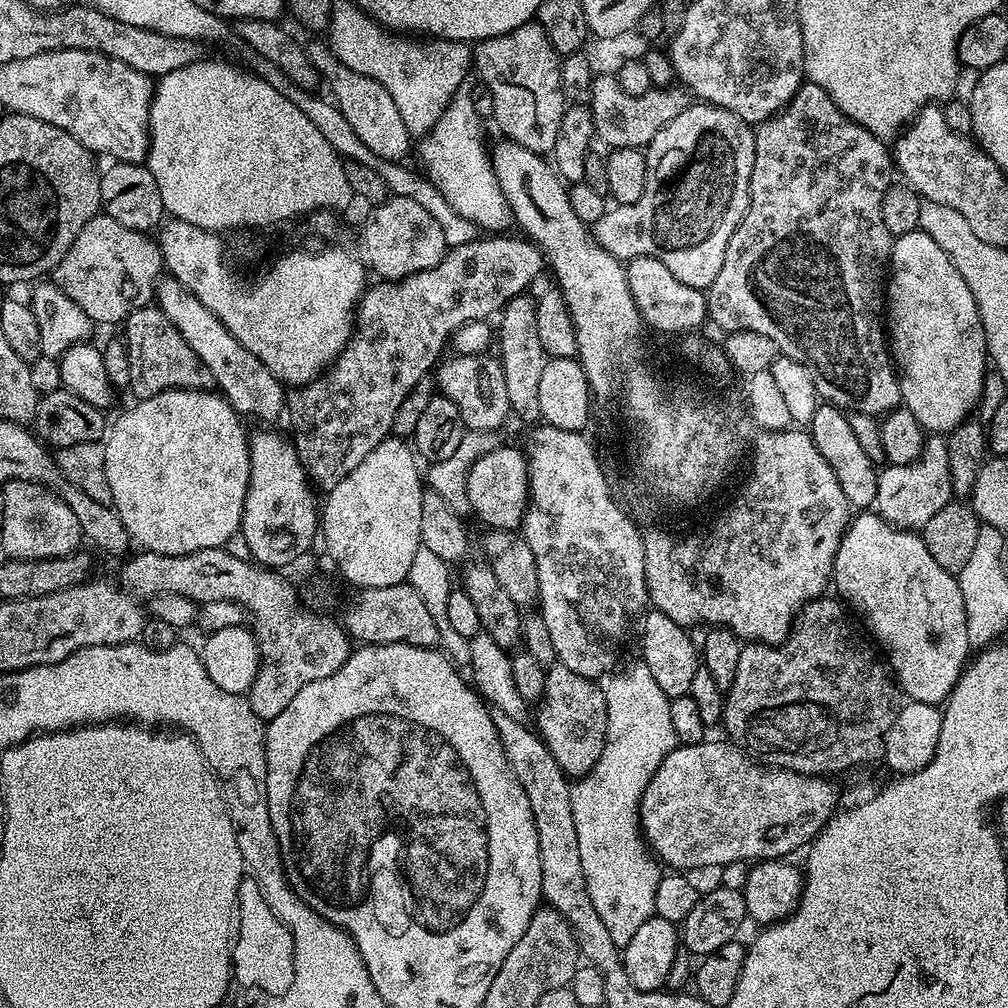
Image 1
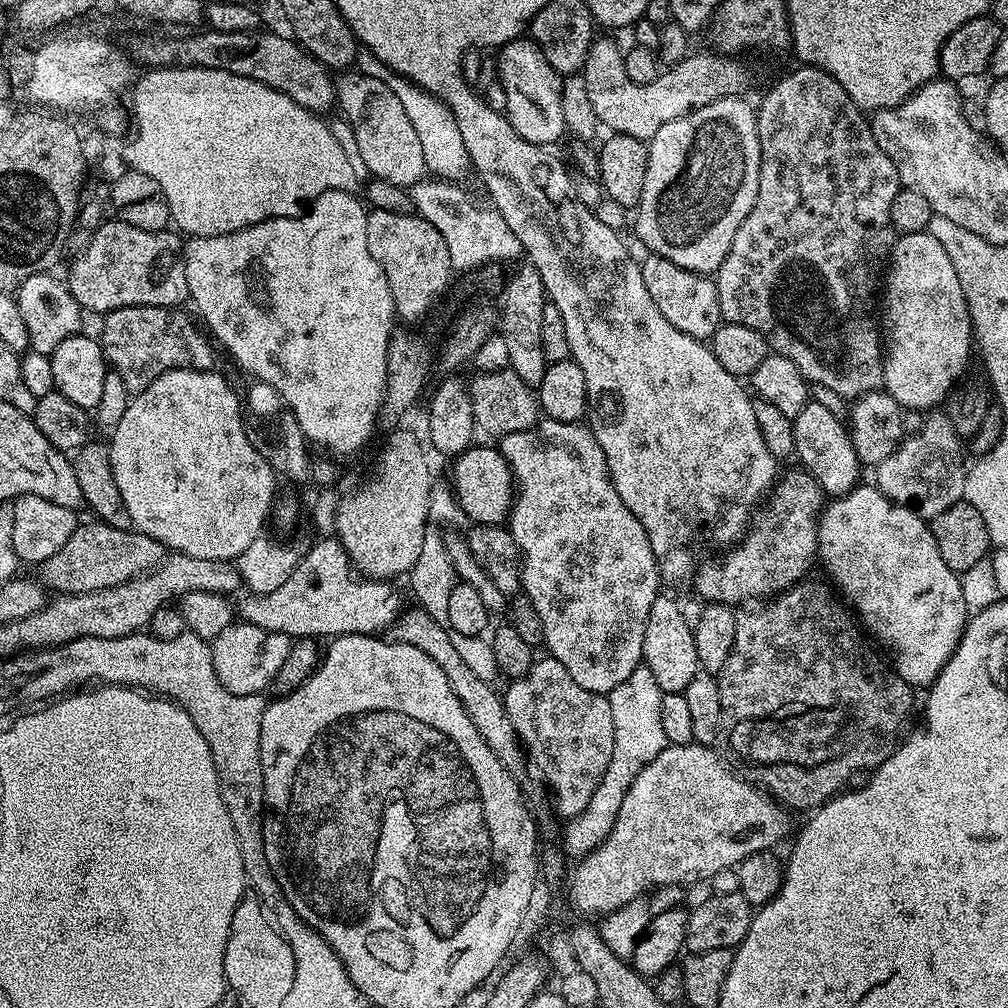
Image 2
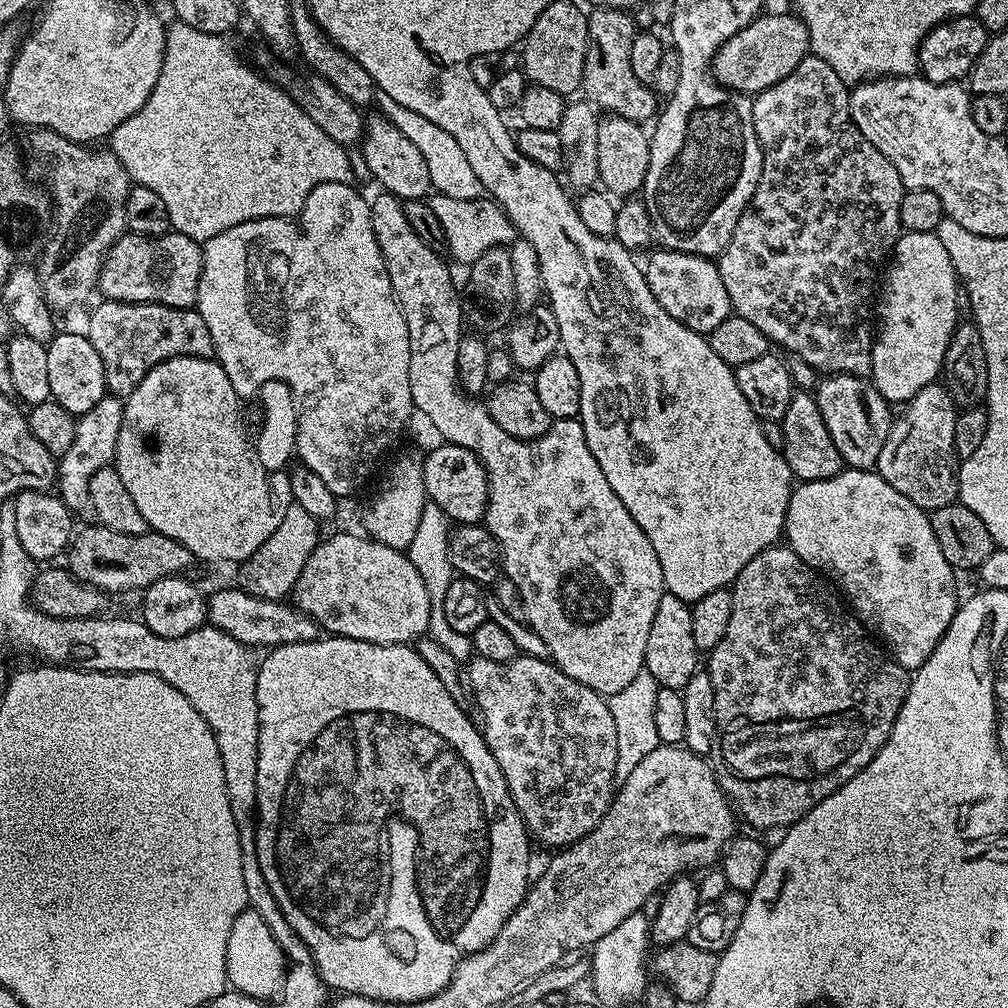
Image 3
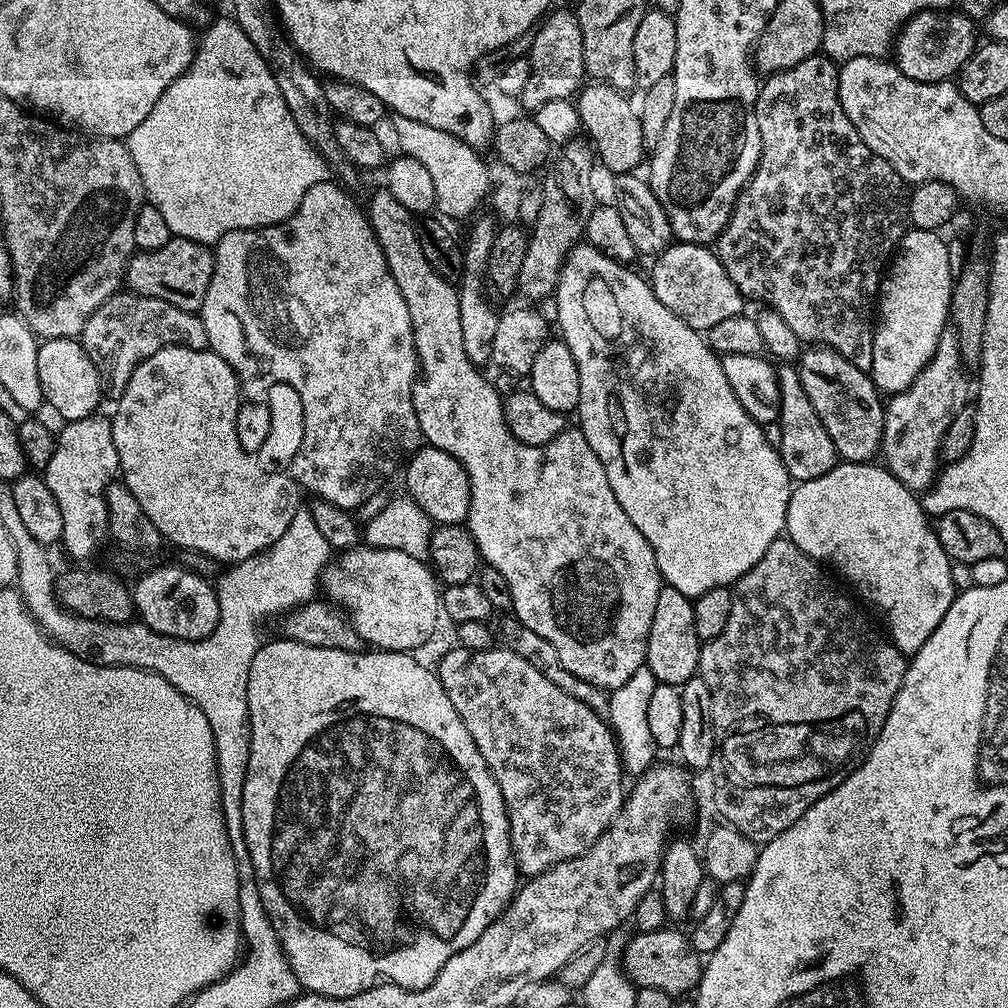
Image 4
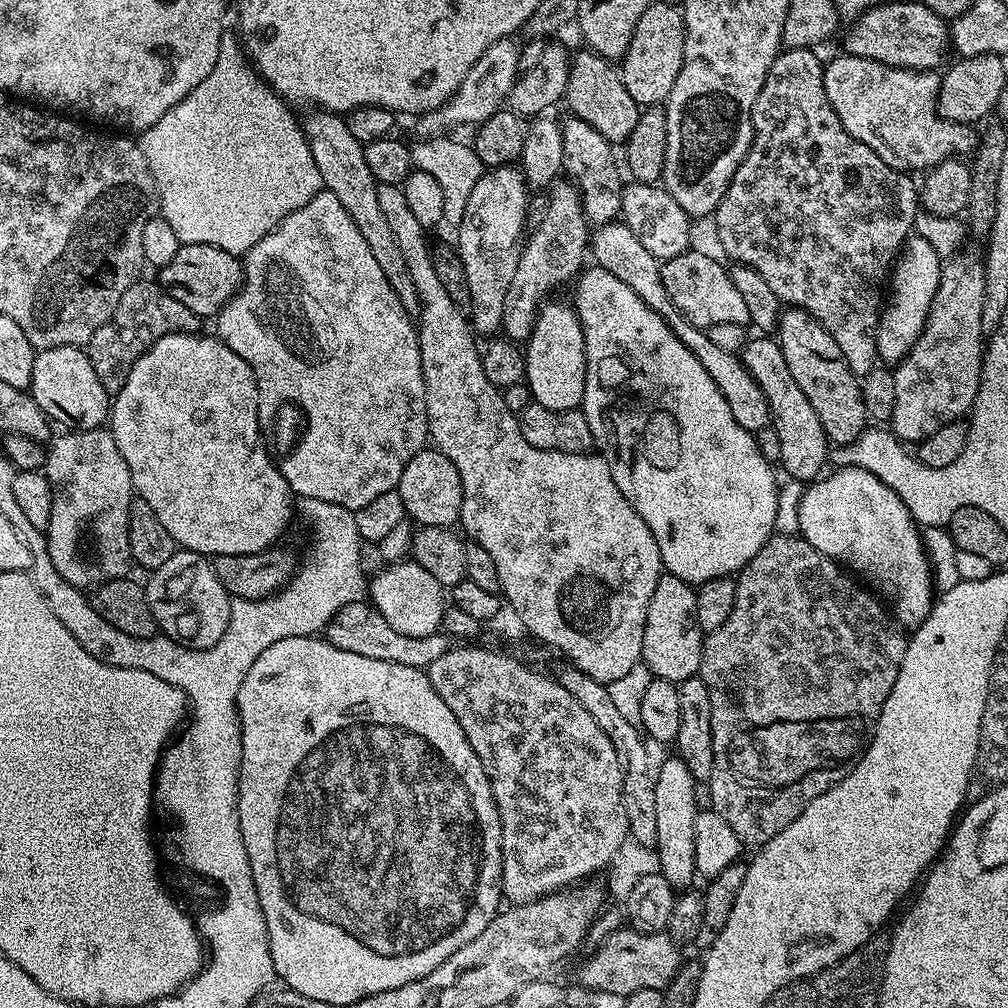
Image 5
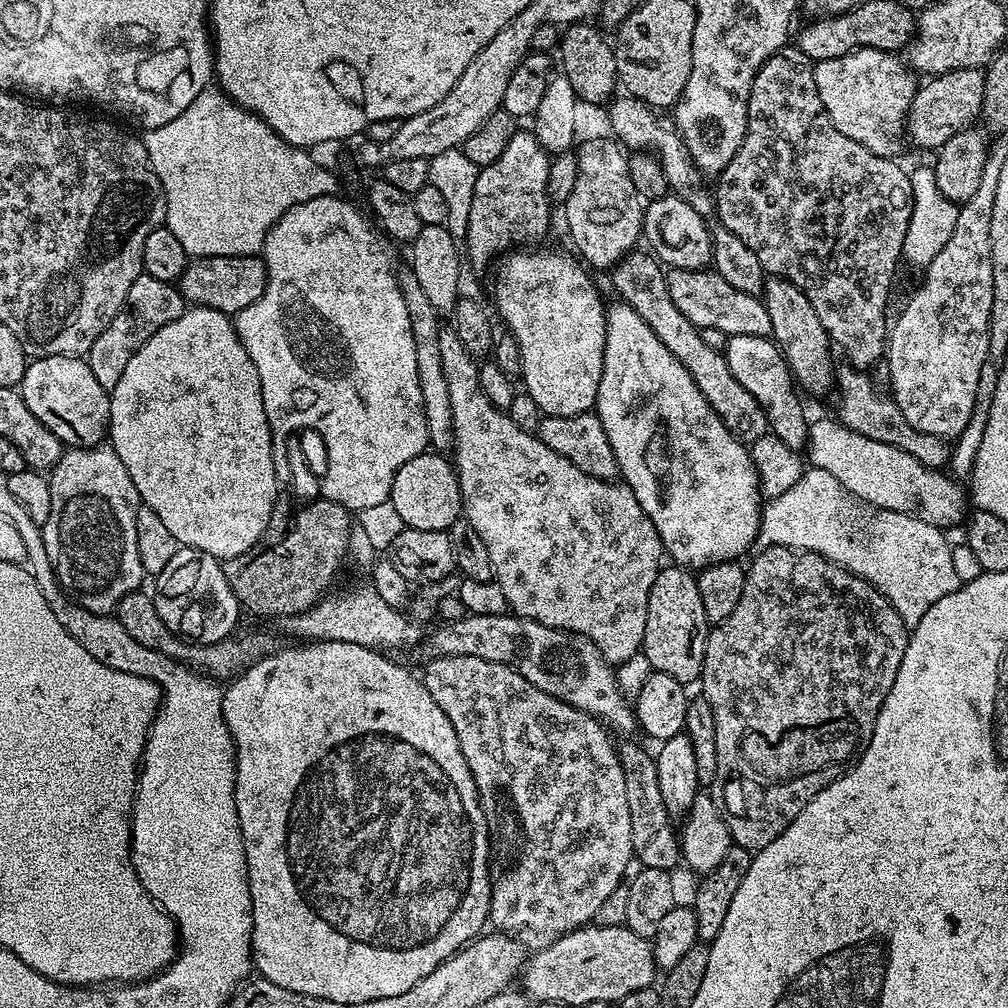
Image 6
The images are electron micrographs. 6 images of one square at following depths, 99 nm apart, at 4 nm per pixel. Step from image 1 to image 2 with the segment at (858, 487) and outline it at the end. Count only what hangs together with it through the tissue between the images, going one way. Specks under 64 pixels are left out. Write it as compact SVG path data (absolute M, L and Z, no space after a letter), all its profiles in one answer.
M809 399L792 419L792 426L795 459L800 459L799 467L816 479L825 497L835 498L854 491L861 483L862 465L845 421L834 418L826 406Z

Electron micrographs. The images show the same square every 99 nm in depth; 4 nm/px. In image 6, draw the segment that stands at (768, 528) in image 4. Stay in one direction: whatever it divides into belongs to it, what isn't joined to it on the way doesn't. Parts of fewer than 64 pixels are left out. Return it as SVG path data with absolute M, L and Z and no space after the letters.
M623 302L615 303L609 303L604 313L606 346L604 347L602 378L598 382L598 398L594 411L596 417L602 422L602 430L606 430L606 438L610 438L610 448L614 450L619 479L632 491L634 498L638 498L638 506L642 506L642 510L648 515L658 534L661 549L666 553L667 559L668 556L672 559L669 561L675 562L681 568L703 570L709 564L736 560L751 544L757 543L760 535L762 493L757 483L756 470L751 462L749 449L741 440L734 438L734 434L730 434L730 430L726 430L722 418L718 418L718 414L712 409L710 402L706 402L702 390L698 390L694 378L690 378L690 370L686 370L686 366L682 366L682 362L678 362L678 358L674 358L674 354L670 354L670 350L666 350L666 346L662 346L658 334L654 334L654 330L650 330L650 326L646 326L646 322L642 322L642 318L638 318L638 310L634 310L629 304Z

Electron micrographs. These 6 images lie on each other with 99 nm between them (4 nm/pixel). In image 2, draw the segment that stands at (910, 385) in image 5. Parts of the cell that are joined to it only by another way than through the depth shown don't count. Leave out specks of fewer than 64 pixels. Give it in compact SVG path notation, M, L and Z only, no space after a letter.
M932 416L916 433L905 435L903 442L890 454L890 458L875 465L879 495L913 510L920 516L931 518L942 514L950 506L964 500L966 463L960 449L961 436L950 426L947 416Z

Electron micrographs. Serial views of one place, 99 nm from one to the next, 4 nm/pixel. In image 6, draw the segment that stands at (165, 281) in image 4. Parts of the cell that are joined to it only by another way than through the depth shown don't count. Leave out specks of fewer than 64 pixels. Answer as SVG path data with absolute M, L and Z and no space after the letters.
M259 255L202 256L193 259L185 268L178 287L189 305L235 314L246 310L246 306L254 306L254 302L262 298L267 281L266 266Z

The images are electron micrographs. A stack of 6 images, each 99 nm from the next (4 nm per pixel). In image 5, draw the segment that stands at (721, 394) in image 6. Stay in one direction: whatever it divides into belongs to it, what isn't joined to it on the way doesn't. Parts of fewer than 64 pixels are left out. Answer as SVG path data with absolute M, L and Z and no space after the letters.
M622 222L599 225L590 236L590 256L591 259L596 259L593 261L599 267L610 270L610 274L614 274L618 282L626 282L626 286L630 286L630 290L634 290L634 294L638 294L638 298L642 298L642 302L650 306L650 310L657 312L668 323L670 330L674 330L674 334L684 343L686 350L690 350L690 354L694 354L694 358L702 362L706 374L714 378L714 386L722 390L722 398L726 398L726 402L730 405L730 414L734 414L738 426L753 434L769 427L766 394L762 394L758 382L750 378L750 370L746 370L743 359L737 353L714 346L705 329L693 326L673 306L670 302L670 294L666 294L666 286L662 286L661 261L656 260L654 254L650 254L650 250L646 250L646 246L638 242L638 238L634 238L634 230L630 230L630 226Z

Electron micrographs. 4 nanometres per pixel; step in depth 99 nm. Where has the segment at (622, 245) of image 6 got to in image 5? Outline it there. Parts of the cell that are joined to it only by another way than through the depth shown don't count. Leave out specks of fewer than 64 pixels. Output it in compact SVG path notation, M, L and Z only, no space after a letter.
M568 114L559 121L562 134L563 171L569 172L571 183L579 189L581 205L587 223L592 226L613 223L620 216L620 190L622 179L616 169L618 156L614 146L594 126L582 122L582 118Z

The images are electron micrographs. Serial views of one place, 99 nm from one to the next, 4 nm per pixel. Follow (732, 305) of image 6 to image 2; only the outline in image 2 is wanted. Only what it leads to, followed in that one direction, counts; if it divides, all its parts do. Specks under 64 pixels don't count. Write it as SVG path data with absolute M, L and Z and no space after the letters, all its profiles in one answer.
M648 254L645 257L645 260L639 261L642 282L650 294L650 299L654 301L654 306L658 306L662 318L666 318L670 326L678 326L682 334L690 334L695 340L711 341L714 330L722 322L715 279L708 274L674 266L674 262L661 256Z

